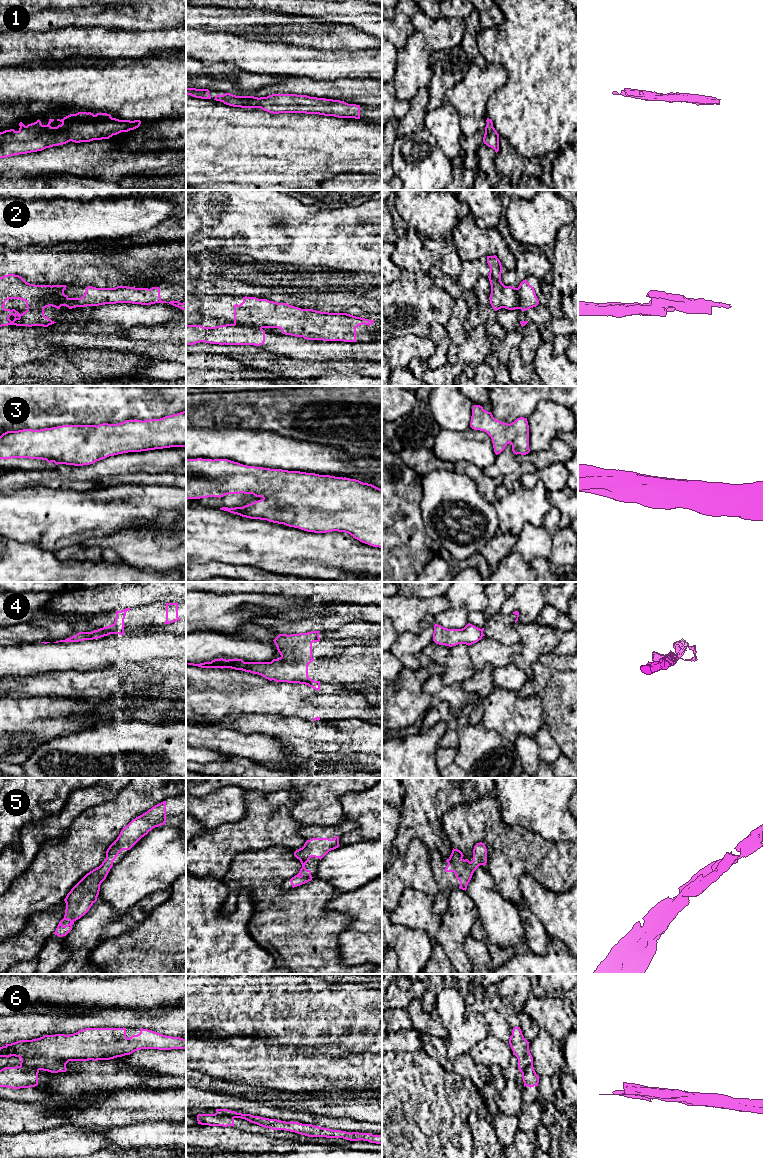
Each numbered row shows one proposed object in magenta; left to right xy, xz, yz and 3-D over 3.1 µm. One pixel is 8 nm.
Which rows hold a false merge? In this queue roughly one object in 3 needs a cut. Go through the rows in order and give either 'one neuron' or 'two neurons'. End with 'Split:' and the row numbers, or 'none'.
1: one neuron
2: two neurons
3: one neuron
4: two neurons
5: one neuron
6: two neurons
Split: 2, 4, 6

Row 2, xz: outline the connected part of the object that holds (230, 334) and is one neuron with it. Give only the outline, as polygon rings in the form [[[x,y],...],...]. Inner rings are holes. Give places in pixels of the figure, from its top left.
[[[186,324],[186,345],[205,342],[219,345],[254,345],[265,342],[265,331],[260,327],[226,324],[216,327]]]

